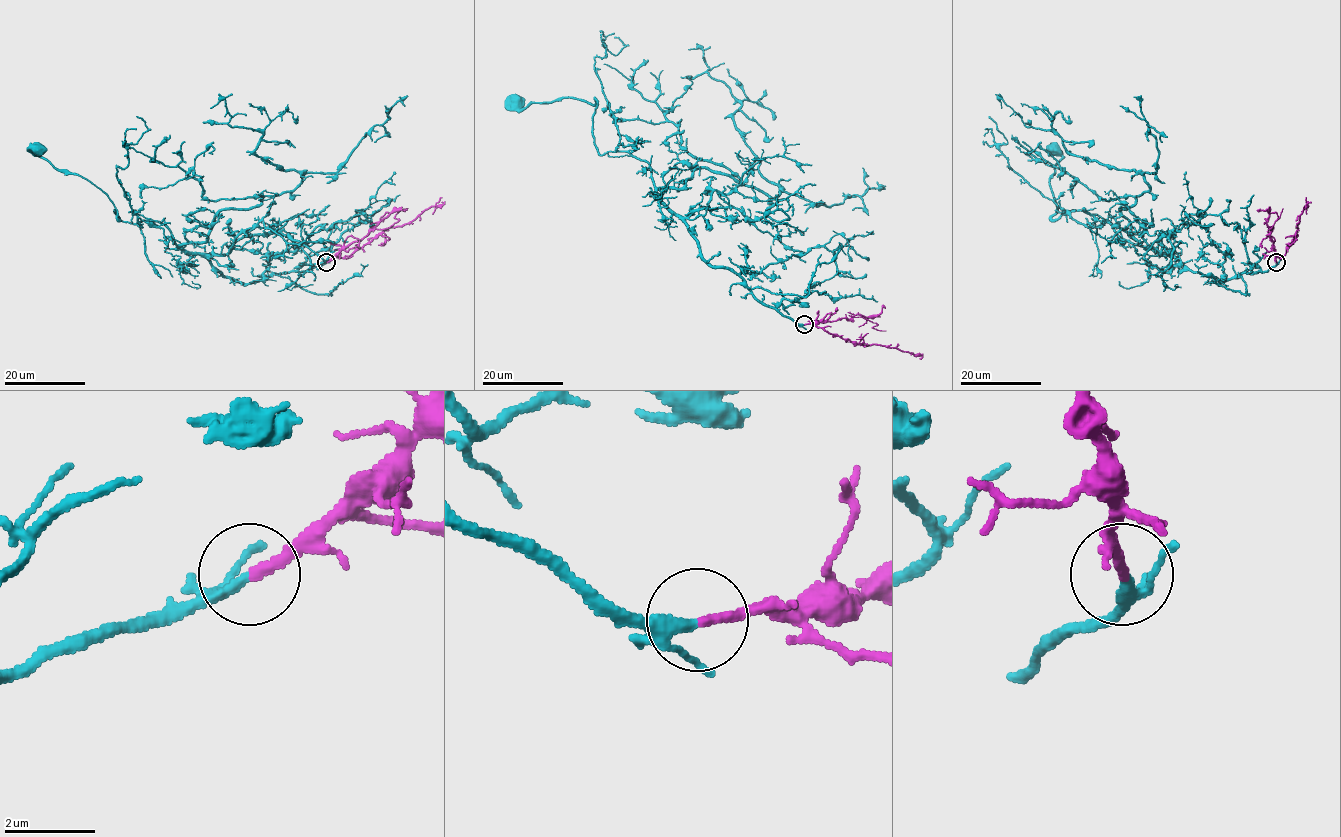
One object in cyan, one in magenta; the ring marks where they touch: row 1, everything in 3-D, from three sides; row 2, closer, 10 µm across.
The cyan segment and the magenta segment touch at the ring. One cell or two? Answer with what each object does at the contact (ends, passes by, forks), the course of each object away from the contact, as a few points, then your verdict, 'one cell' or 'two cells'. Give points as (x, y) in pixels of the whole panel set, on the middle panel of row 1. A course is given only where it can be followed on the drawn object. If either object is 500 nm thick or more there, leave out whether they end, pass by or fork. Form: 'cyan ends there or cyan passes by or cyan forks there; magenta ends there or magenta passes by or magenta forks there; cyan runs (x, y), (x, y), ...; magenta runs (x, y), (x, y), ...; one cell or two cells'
cyan passes by; magenta ends there; cyan runs (804, 324), (702, 257), (646, 161), (598, 152), (595, 99), (519, 110), (517, 102); magenta runs (804, 324), (810, 323), (862, 345), (879, 344), (921, 354), (920, 358); one cell

